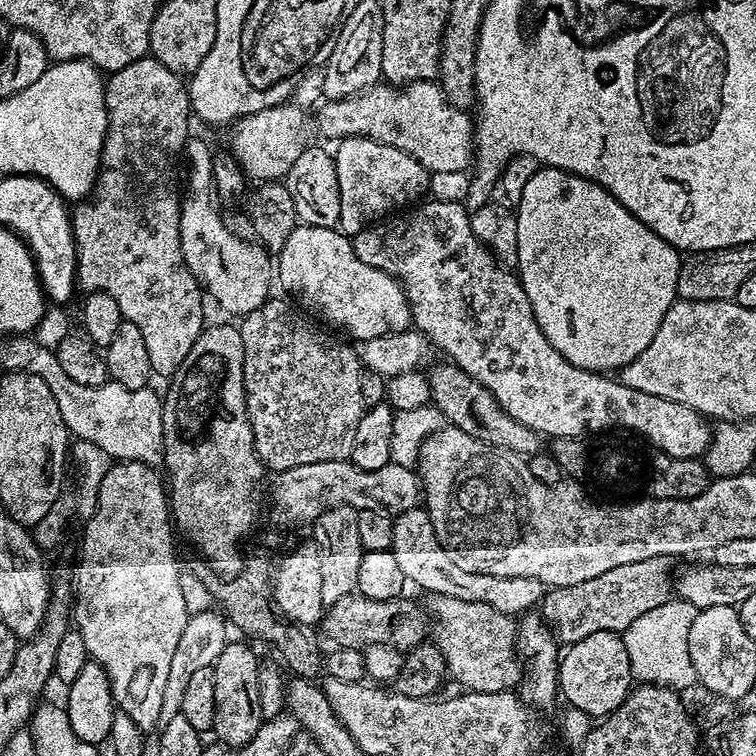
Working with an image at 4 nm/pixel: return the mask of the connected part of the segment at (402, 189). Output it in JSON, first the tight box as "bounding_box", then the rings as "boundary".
{"bounding_box":[334,136,430,238],"boundary":[[[346,136],[337,144],[340,145],[334,148],[334,155],[336,169],[338,170],[338,198],[342,198],[338,228],[347,237],[351,238],[358,235],[369,224],[419,201],[428,192],[430,174],[414,158],[410,158],[410,154],[365,136]]]}

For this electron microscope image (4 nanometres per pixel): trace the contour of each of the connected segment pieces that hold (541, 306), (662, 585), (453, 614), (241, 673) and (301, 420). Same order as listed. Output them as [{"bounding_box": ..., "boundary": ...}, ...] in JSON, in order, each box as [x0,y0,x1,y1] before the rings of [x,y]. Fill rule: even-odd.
[{"bounding_box":[514,166,682,374],"boundary":[[[540,166],[523,189],[522,198],[515,205],[514,211],[518,222],[518,258],[514,268],[519,275],[520,284],[526,290],[526,298],[530,298],[530,310],[534,310],[534,318],[542,334],[546,334],[546,342],[550,342],[550,346],[554,346],[554,350],[558,350],[558,354],[562,354],[566,362],[587,372],[612,374],[634,362],[634,358],[638,358],[638,354],[642,354],[642,350],[650,346],[654,334],[658,334],[658,326],[662,326],[662,318],[666,318],[666,310],[670,310],[670,306],[678,299],[676,287],[682,263],[681,253],[670,246],[670,242],[658,238],[658,234],[650,230],[650,226],[638,222],[638,218],[630,214],[630,210],[626,210],[626,206],[622,206],[622,202],[618,202],[612,192],[598,186],[587,176],[570,174],[567,168]]]},{"bounding_box":[542,556,674,646],"boundary":[[[666,556],[630,562],[630,566],[614,566],[598,578],[578,582],[578,586],[551,589],[542,601],[542,615],[554,629],[556,639],[567,646],[590,638],[590,634],[615,632],[623,634],[637,618],[668,603],[674,596],[673,561]]]},{"bounding_box":[426,594,522,692],"boundary":[[[446,594],[429,595],[427,600],[426,612],[434,621],[430,628],[431,639],[444,655],[447,675],[451,679],[453,676],[461,689],[506,692],[519,685],[522,661],[516,650],[518,624],[513,617],[494,610],[494,606],[486,602],[462,602],[462,598],[450,598]]]},{"bounding_box":[211,642,262,748],"boundary":[[[230,642],[218,654],[216,663],[211,670],[214,674],[214,726],[212,732],[221,745],[230,748],[241,748],[243,744],[249,744],[258,734],[262,717],[258,706],[258,678],[262,661],[256,657],[256,652],[251,643]]]},{"bounding_box":[238,298,366,474],"boundary":[[[275,298],[265,300],[262,306],[258,306],[253,312],[248,312],[241,319],[238,327],[242,334],[243,388],[246,390],[247,416],[250,418],[250,430],[254,434],[254,450],[260,461],[264,463],[265,469],[279,474],[294,466],[349,459],[354,450],[354,433],[358,431],[358,422],[362,422],[366,411],[362,402],[362,378],[360,377],[362,365],[357,349],[347,348],[346,345],[331,340],[322,329],[315,328],[306,317],[299,316],[286,301],[275,300]]]}]

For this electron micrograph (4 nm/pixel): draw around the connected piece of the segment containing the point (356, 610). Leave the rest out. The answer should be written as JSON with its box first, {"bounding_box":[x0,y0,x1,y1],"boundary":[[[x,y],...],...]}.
{"bounding_box":[322,594,430,650],"boundary":[[[359,594],[338,598],[338,602],[327,605],[322,621],[322,632],[341,648],[365,649],[369,644],[385,644],[391,648],[411,650],[425,643],[430,624],[426,612],[409,598],[398,600],[375,600]]]}

